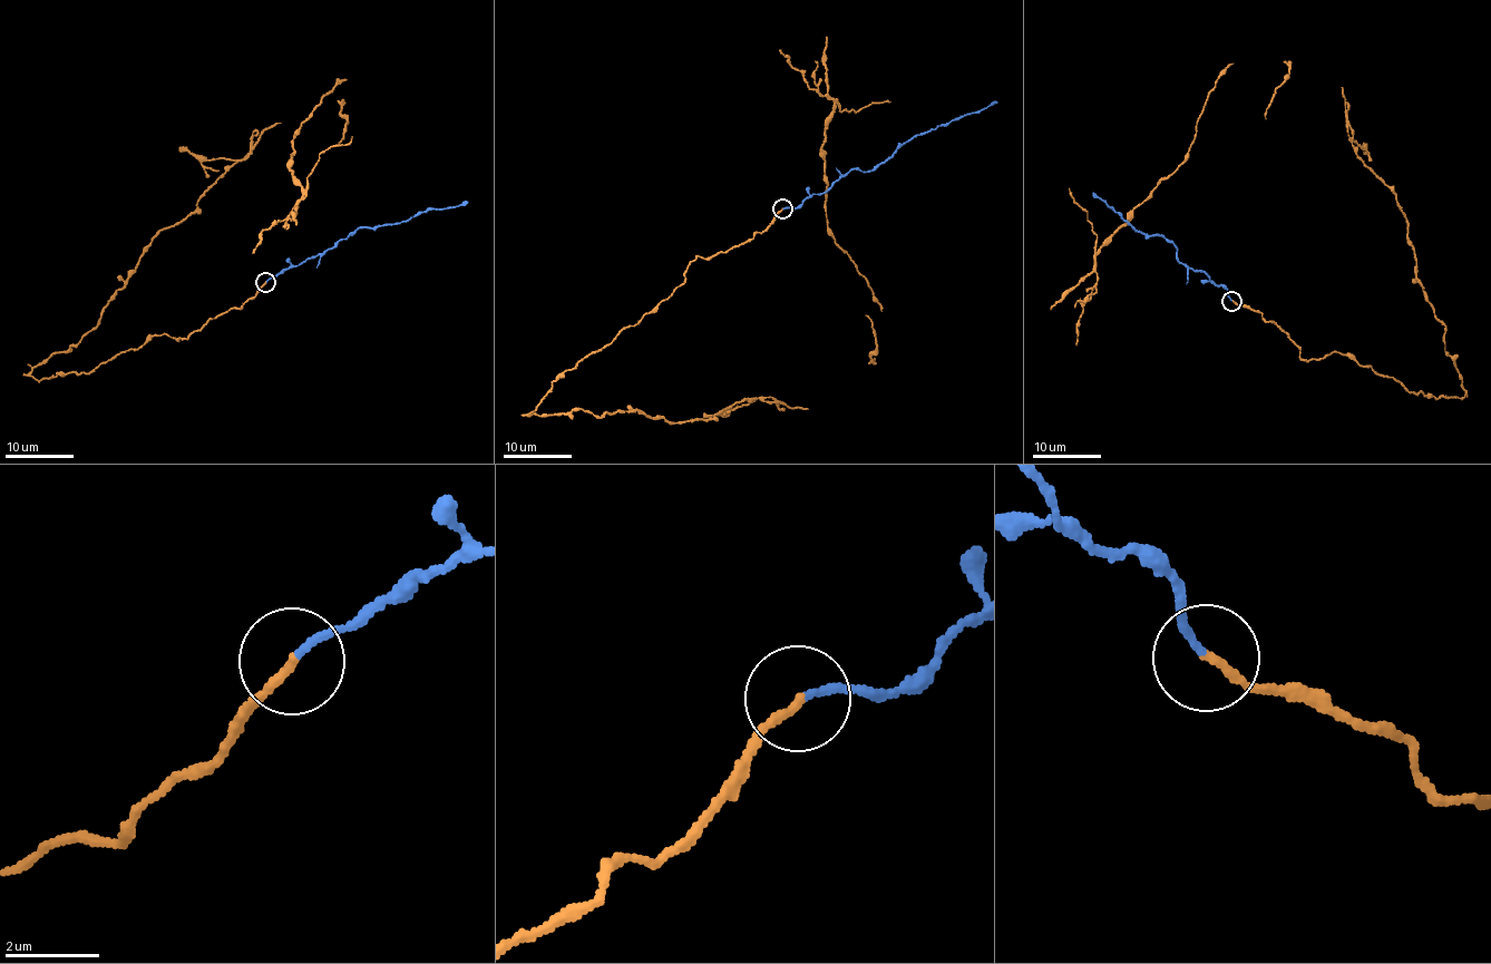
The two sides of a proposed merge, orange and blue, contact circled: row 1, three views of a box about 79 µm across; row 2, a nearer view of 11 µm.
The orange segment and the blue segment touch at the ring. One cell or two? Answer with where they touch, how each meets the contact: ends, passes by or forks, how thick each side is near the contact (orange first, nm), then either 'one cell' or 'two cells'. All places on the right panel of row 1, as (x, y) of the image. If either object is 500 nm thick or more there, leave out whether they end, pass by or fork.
at (1231, 301); orange ends there; blue ends there; 180 nm thick on the orange side, 150 nm on the other; two cells

